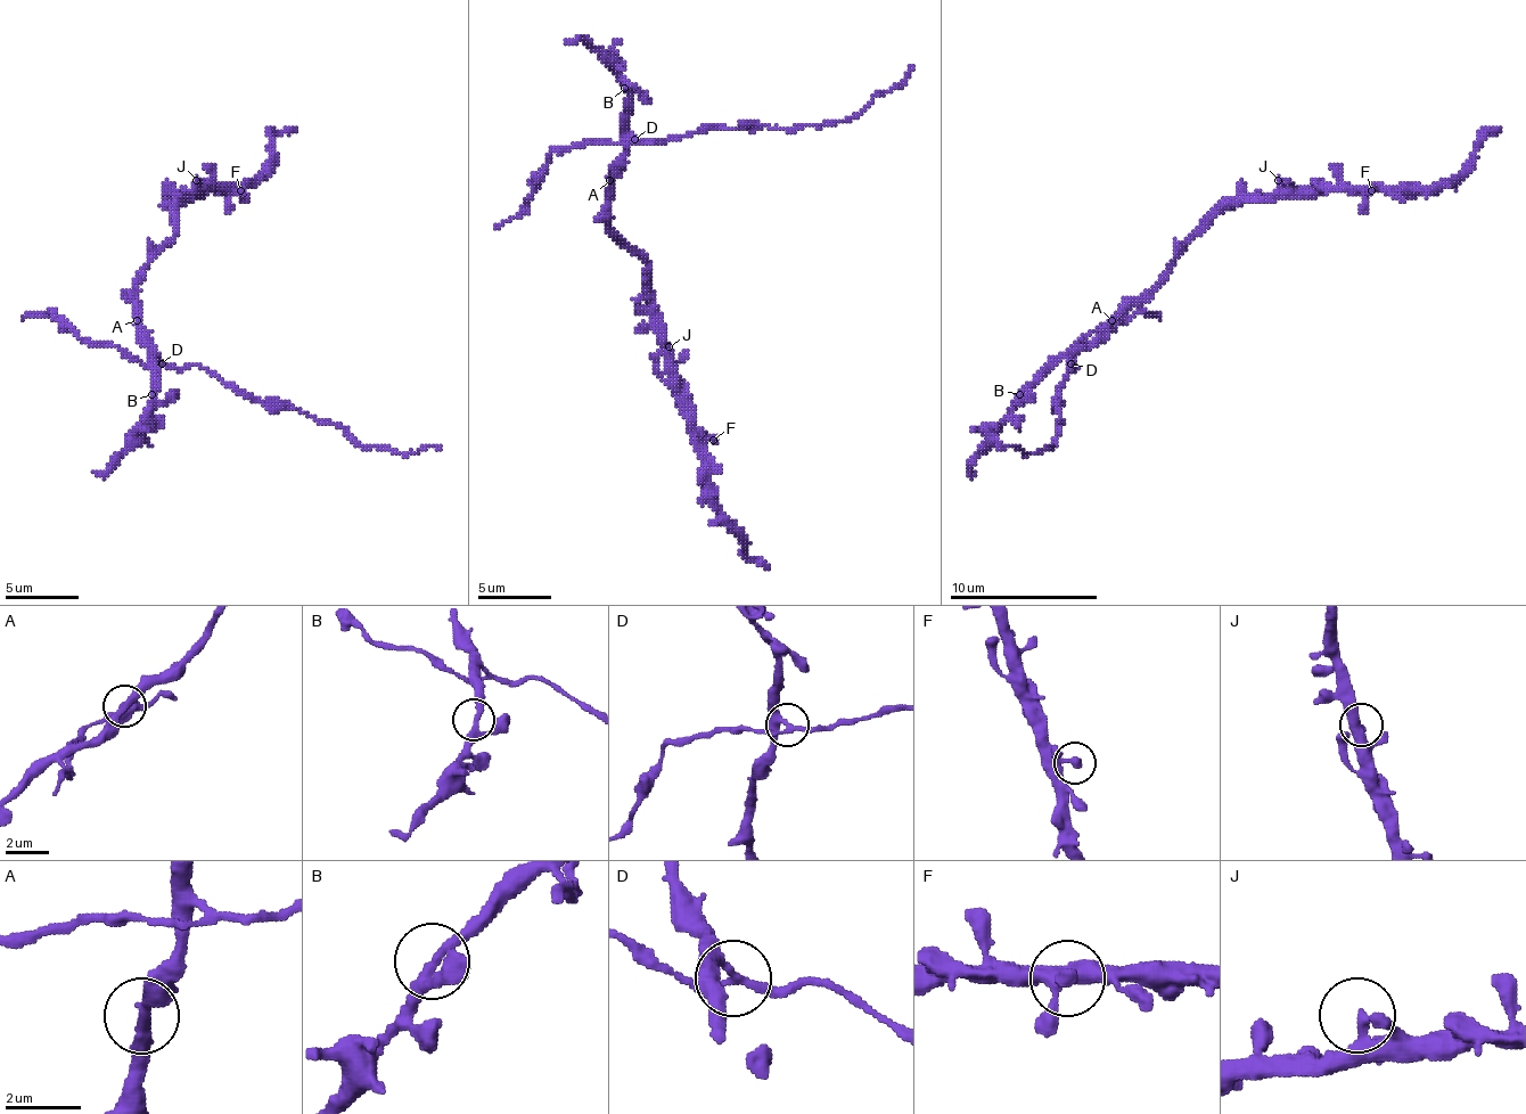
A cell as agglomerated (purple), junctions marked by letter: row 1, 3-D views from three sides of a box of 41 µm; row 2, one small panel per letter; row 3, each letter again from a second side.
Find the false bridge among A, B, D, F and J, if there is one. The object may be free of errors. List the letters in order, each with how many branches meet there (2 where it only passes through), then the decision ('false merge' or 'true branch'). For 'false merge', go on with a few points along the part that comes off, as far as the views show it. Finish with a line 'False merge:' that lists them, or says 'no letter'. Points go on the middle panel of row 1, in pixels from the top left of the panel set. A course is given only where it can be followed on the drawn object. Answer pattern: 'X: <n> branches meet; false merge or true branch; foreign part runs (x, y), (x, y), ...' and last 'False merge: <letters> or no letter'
A: 2 branches meet; true branch
B: 3 branches meet; true branch
D: 4 branches meet; false merge; foreign part runs (636, 140), (673, 140), (713, 129), (792, 129), (850, 121), (876, 96), (891, 91), (913, 66)
F: 2 branches meet; true branch
J: 3 branches meet; true branch
False merge: D

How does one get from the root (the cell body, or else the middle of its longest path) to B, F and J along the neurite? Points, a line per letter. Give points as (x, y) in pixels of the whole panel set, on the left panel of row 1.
B: (137, 287), (137, 332), (152, 346), (152, 379), (156, 383), (152, 394)
F: (137, 287), (137, 276), (145, 264), (174, 235), (174, 213), (196, 190), (240, 190)
J: (137, 287), (137, 276), (145, 264), (174, 235), (174, 213), (196, 187), (196, 180)

